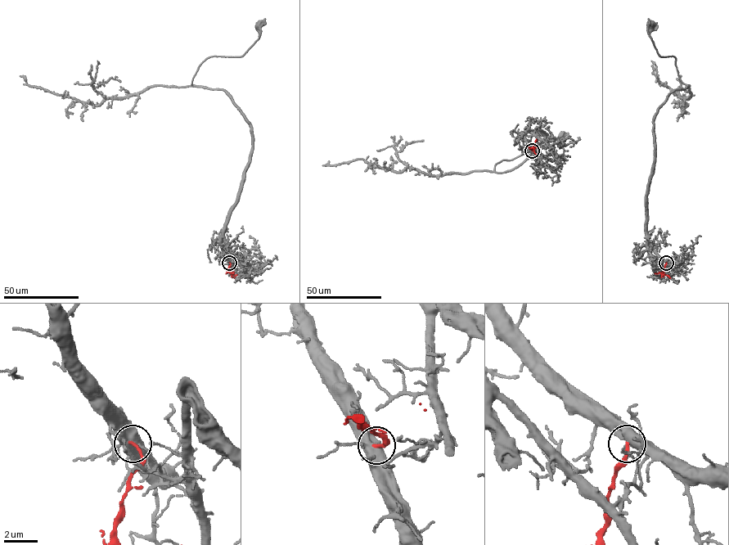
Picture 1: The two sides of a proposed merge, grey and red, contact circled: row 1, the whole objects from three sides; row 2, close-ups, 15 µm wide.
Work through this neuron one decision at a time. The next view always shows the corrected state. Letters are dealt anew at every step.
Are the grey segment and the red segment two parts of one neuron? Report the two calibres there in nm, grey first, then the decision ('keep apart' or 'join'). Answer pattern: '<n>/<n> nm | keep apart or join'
440/200 nm | keep apart

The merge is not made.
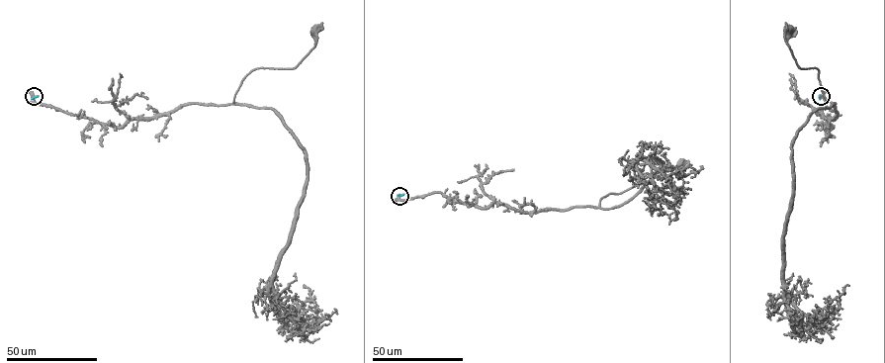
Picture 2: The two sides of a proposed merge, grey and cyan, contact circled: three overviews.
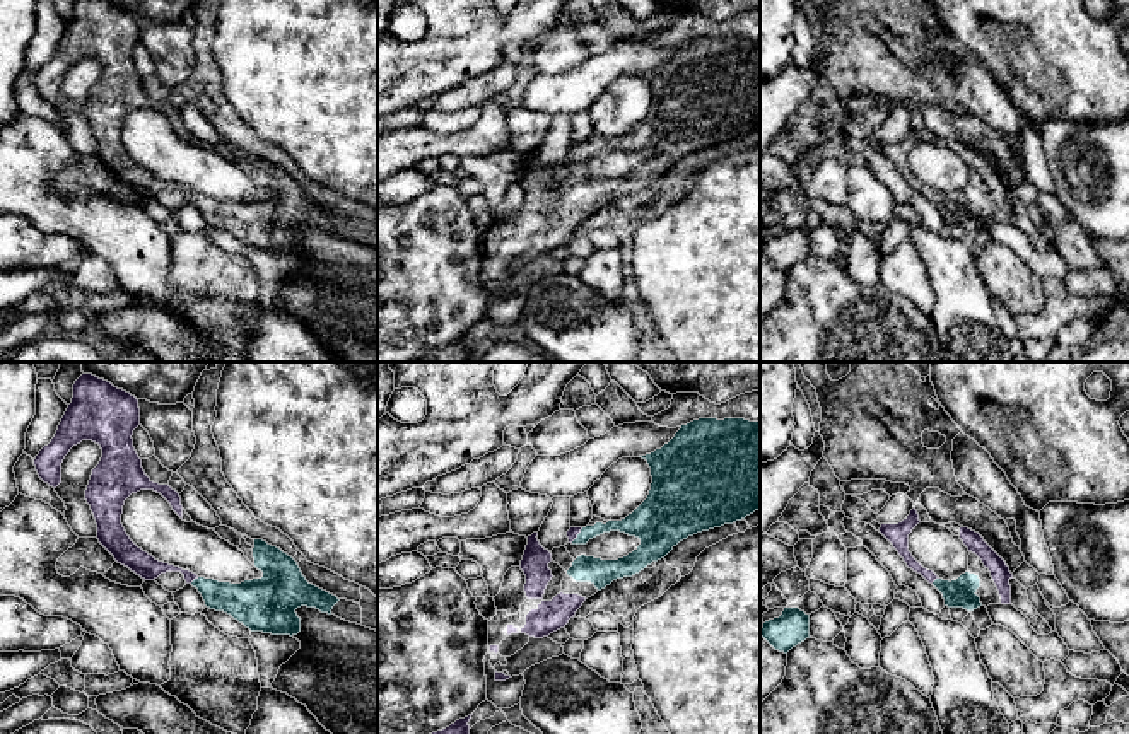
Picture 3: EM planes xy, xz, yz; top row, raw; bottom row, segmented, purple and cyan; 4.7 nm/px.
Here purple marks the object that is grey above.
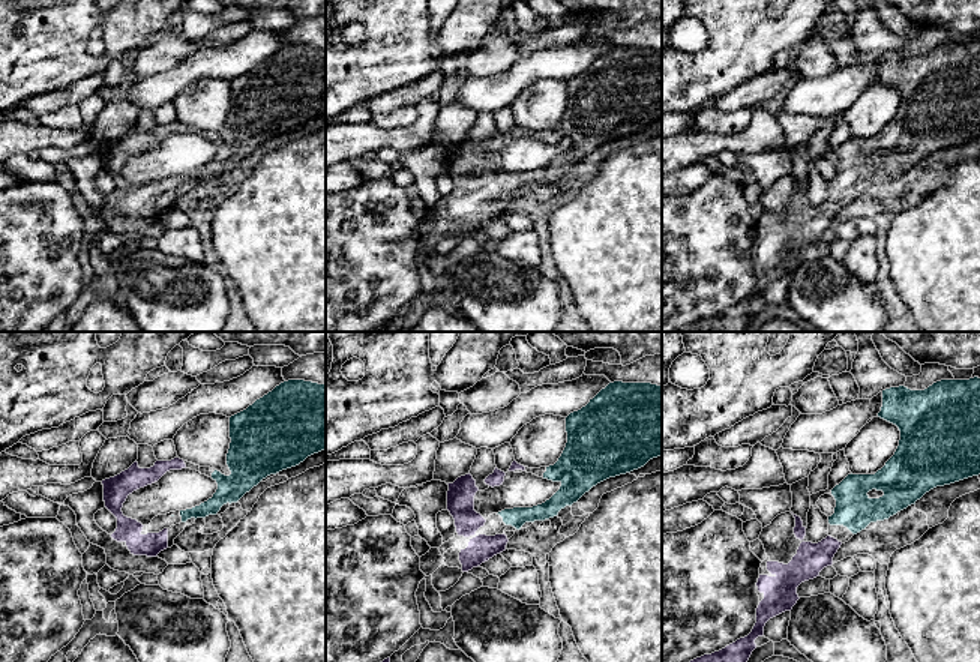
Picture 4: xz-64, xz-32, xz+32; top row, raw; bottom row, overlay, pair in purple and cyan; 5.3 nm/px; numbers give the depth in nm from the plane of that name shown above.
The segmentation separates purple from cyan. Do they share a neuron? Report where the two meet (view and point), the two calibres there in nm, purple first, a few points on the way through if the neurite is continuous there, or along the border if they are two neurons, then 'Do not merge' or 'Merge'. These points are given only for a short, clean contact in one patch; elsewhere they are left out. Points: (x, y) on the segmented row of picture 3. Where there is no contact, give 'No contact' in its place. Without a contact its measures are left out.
Touches purple at xy (193, 579). Thickness 110 nm (purple) against 170 nm. Path across: xy (146, 565), (180, 569), (193, 579), (217, 596), (241, 601). Merge

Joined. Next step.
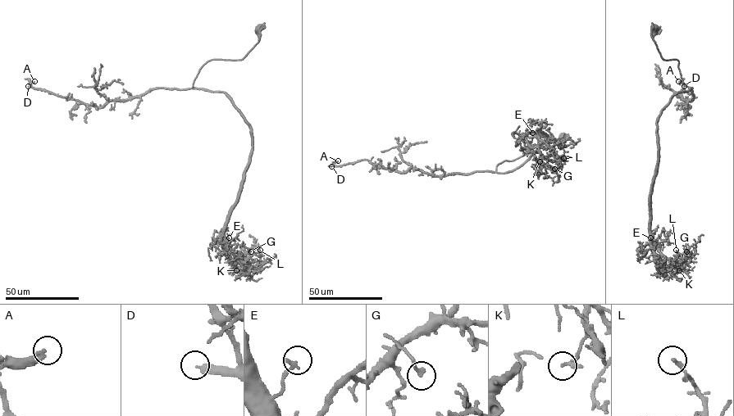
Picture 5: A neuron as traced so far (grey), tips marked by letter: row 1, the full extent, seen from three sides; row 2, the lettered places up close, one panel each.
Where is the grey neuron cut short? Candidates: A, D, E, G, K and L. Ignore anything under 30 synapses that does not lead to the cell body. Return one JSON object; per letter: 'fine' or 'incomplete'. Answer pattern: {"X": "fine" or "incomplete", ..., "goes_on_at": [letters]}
{"A": "fine", "D": "incomplete", "E": "fine", "G": "fine", "K": "fine", "L": "fine", "goes_on_at": ["D"]}

